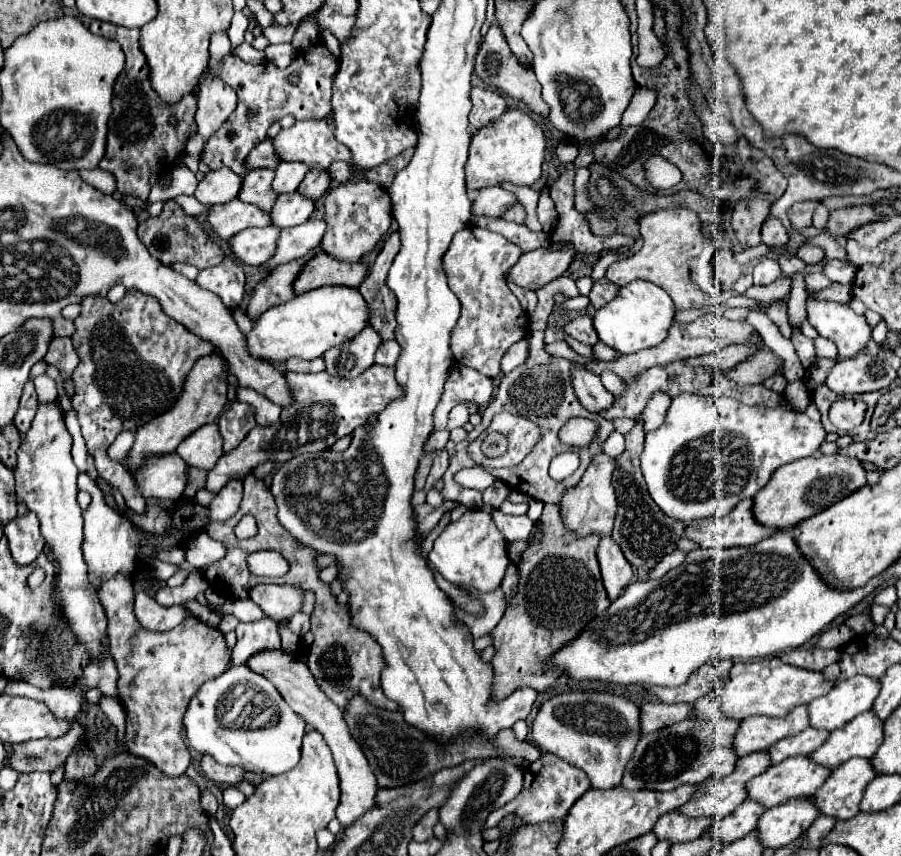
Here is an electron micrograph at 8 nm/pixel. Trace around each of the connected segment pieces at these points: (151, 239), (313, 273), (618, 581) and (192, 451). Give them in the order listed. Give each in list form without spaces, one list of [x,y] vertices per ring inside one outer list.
[[[166,200],[160,216],[148,218],[138,226],[138,238],[142,244],[148,248],[148,252],[158,258],[164,266],[182,262],[182,264],[192,264],[198,270],[216,266],[222,262],[224,254],[220,246],[212,240],[212,236],[202,228],[202,224],[196,220],[196,216],[186,214],[174,200]]]
[[[320,252],[298,274],[294,282],[294,292],[304,294],[326,284],[344,284],[356,288],[364,280],[366,272],[368,266],[364,262],[350,264],[348,260],[334,260],[334,256],[326,256],[324,252]]]
[[[610,536],[600,540],[598,562],[600,562],[602,582],[604,582],[608,600],[614,602],[620,596],[620,592],[630,584],[630,580],[632,580],[632,566],[622,556],[622,550],[618,548],[618,544]]]
[[[206,424],[198,428],[198,432],[190,434],[180,446],[178,454],[186,460],[188,466],[210,470],[214,468],[216,460],[224,454],[222,452],[222,436],[216,424]]]

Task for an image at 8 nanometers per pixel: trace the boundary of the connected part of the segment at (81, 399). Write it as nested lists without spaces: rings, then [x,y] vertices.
[[[128,290],[124,300],[118,304],[112,304],[108,298],[88,296],[80,306],[82,312],[74,320],[76,332],[72,336],[80,354],[80,364],[72,374],[72,408],[76,410],[98,476],[122,492],[126,506],[132,512],[142,514],[146,510],[146,500],[136,492],[128,472],[120,468],[118,462],[110,460],[108,446],[114,442],[118,432],[138,430],[148,420],[168,410],[180,396],[182,382],[194,362],[214,352],[214,346],[166,316],[158,300],[144,296],[138,290]]]

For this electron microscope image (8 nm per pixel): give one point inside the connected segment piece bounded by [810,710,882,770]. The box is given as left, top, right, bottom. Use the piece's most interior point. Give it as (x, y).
(861, 737)

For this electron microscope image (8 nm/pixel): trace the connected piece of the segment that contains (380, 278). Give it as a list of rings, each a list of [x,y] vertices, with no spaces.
[[[396,230],[386,238],[380,254],[376,256],[376,262],[374,262],[370,274],[358,286],[360,294],[366,298],[366,302],[372,308],[370,324],[382,336],[382,340],[394,340],[396,296],[388,288],[386,276],[388,276],[388,268],[390,268],[394,256],[398,254],[398,250],[400,250],[400,236]]]

